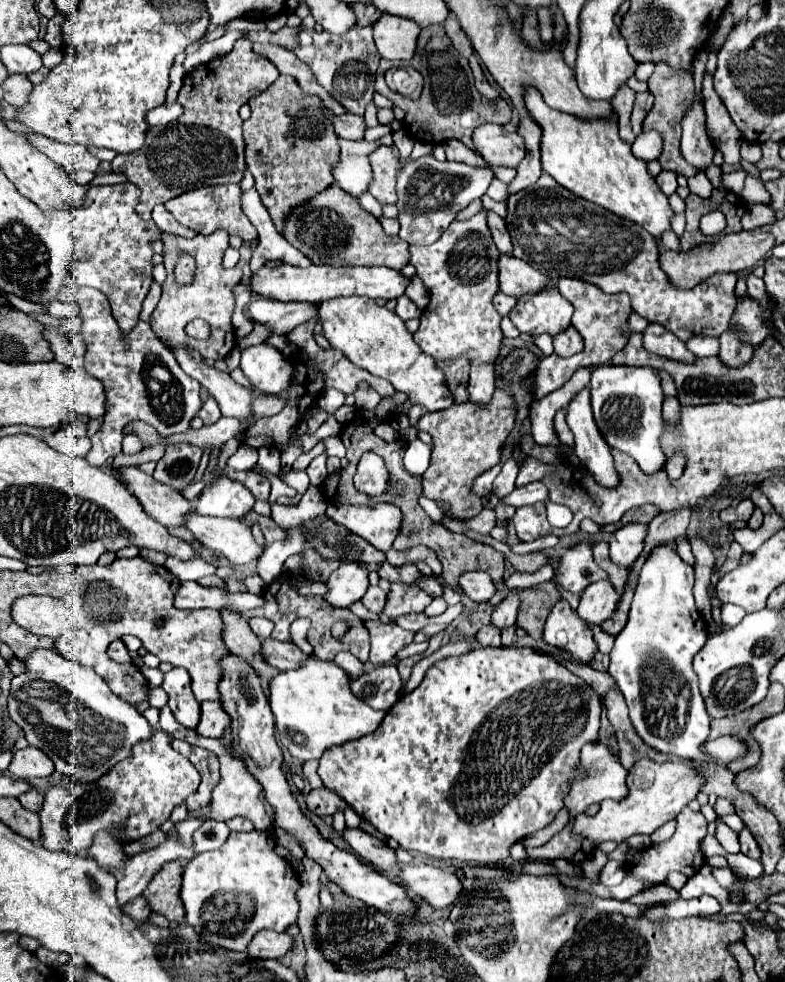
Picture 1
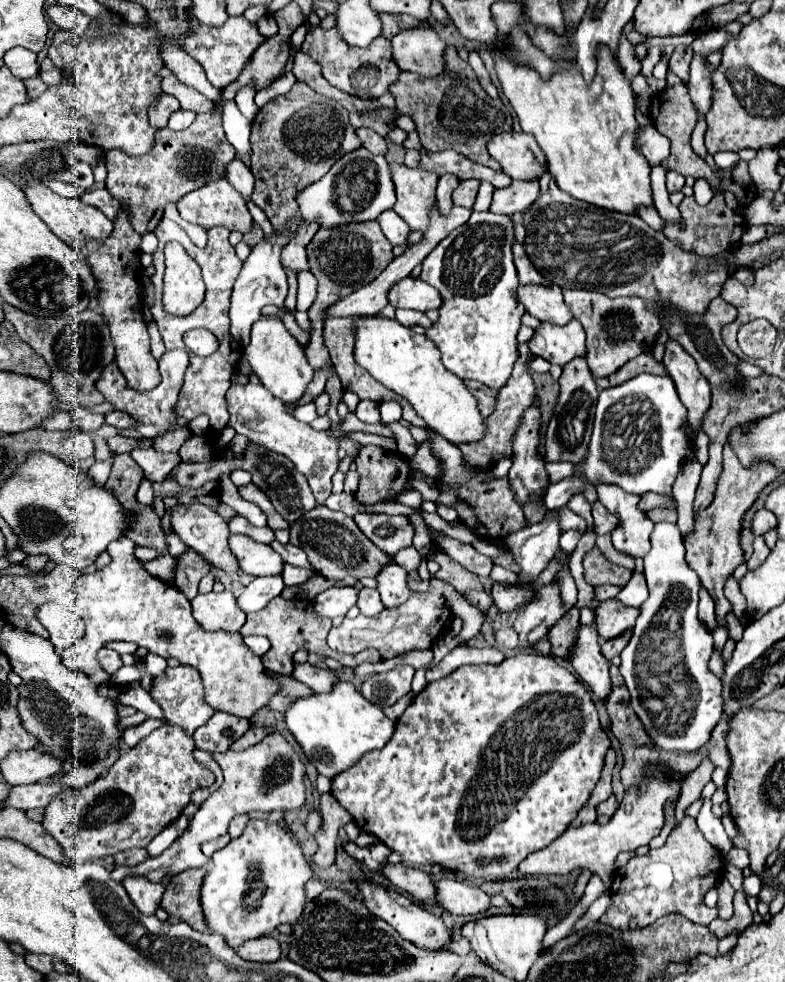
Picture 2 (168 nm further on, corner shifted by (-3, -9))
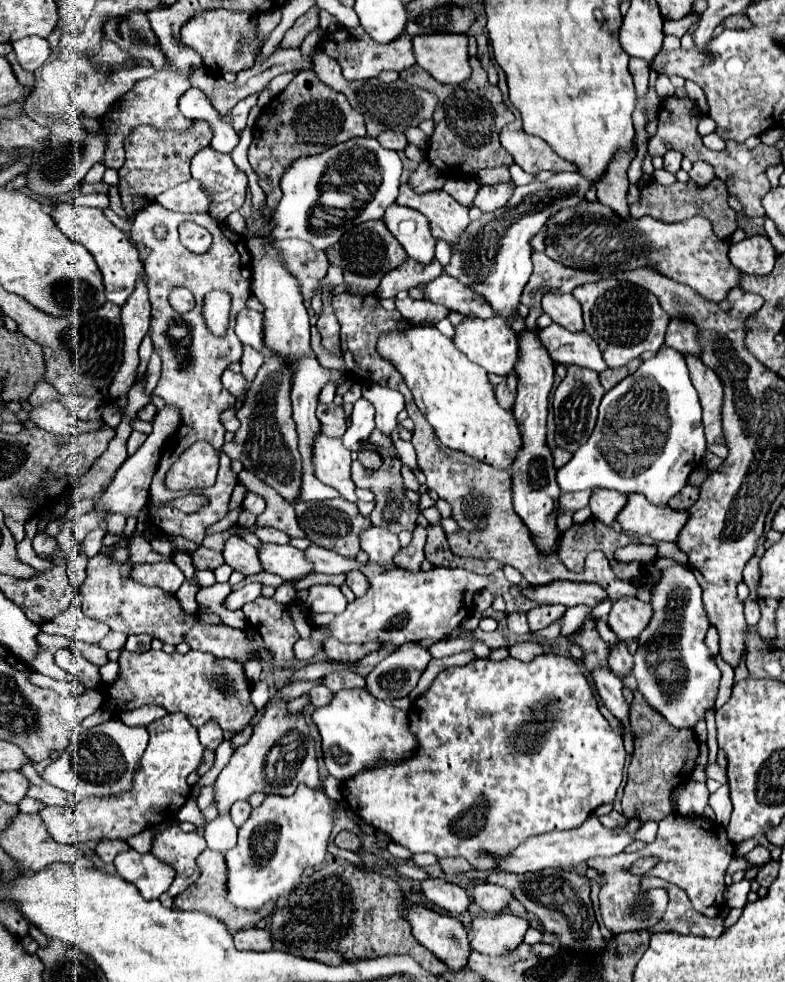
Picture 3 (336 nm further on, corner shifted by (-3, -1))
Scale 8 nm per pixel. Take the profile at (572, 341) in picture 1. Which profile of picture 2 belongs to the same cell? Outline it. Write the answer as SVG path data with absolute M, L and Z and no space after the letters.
M583 358L571 360L567 366L563 366L563 374L559 378L559 402L555 406L553 418L547 428L547 440L545 440L545 460L567 460L571 464L579 464L589 446L591 428L595 420L595 400L599 398L595 378L591 376L591 370L587 368L587 362Z

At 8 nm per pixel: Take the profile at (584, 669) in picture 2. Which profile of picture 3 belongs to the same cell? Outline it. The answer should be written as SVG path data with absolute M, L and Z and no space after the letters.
M603 666L603 668L595 668L591 672L591 678L595 682L595 688L597 688L603 704L609 708L609 712L613 716L617 716L623 722L623 726L625 726L625 732L623 732L625 750L627 750L627 754L631 754L633 736L629 730L629 706L625 704L625 698L621 694L623 684L621 684L619 676L615 676L615 672L611 672L607 666Z

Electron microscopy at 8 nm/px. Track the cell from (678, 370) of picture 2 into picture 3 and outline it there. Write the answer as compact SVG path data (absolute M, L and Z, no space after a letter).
M685 354L687 368L695 390L699 392L701 406L703 406L703 426L705 426L705 440L707 444L723 442L721 432L721 404L723 404L723 388L719 376L707 368L701 358Z

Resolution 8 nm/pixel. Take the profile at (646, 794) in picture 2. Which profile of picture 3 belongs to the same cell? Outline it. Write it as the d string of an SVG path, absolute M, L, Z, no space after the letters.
M591 816L573 830L563 830L563 832L551 832L551 834L543 834L543 836L535 836L527 842L523 842L513 856L509 858L499 858L497 866L505 872L515 872L515 874L525 874L525 872L537 872L543 868L571 868L571 866L579 866L585 864L591 858L597 856L615 856L619 852L623 852L625 846L629 846L635 840L637 830L643 826L643 822L639 820L639 816L627 818L625 826L617 826L617 828L605 828L599 820L591 820Z

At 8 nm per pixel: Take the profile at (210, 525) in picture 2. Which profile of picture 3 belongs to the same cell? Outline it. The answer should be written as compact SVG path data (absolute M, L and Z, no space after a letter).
M229 536L225 540L223 558L225 558L225 564L229 564L233 570L237 570L245 576L257 574L263 570L259 564L259 558L257 558L257 550L253 546L249 546L247 542L243 542L239 536Z

